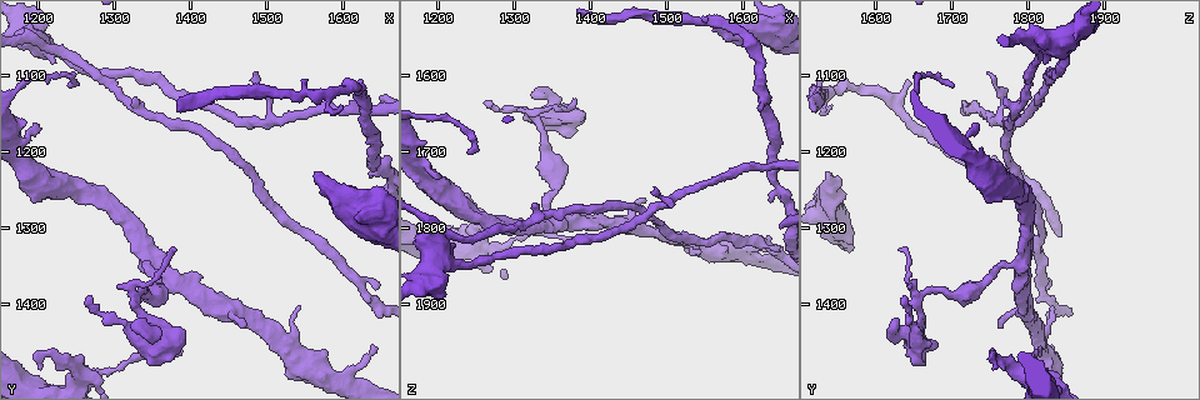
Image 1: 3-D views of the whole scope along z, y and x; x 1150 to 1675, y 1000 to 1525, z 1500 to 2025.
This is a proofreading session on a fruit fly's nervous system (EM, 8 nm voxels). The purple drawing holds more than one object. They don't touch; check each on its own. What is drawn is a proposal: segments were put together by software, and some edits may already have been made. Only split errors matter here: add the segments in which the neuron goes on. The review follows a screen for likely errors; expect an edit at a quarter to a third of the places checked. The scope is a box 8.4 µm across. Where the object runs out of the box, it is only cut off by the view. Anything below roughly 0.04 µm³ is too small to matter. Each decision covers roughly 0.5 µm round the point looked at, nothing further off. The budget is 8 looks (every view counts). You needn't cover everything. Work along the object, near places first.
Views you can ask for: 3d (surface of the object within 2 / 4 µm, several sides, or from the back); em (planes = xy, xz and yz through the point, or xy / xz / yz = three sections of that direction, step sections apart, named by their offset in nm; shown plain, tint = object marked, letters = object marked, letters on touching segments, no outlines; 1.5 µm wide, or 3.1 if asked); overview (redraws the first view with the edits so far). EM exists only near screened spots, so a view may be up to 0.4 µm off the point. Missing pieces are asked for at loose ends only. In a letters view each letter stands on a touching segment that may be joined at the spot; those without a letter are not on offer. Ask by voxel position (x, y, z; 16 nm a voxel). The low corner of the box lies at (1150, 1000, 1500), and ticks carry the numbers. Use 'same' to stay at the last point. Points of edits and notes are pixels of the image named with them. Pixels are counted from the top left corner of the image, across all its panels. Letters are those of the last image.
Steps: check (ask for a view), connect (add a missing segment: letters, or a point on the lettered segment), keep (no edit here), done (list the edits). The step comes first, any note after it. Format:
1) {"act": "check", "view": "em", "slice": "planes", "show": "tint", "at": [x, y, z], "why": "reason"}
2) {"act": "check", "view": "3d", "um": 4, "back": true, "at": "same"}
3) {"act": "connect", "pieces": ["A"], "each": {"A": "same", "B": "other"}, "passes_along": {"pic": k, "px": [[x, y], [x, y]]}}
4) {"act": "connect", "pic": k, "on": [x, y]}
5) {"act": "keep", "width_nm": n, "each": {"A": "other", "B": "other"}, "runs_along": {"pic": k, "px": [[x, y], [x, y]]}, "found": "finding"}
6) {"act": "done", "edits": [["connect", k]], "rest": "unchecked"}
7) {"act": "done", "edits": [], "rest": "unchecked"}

{"act": "check", "view": "em", "slice": "xz", "step": 8, "show": "letters", "at": [1625, 1110, 1640], "why": "branch stops here"}

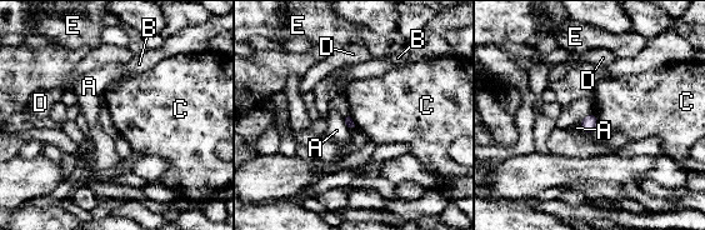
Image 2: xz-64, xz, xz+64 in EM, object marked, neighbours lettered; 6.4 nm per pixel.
{"act": "keep", "each": {"A": "other", "B": "other", "C": "other", "D": "other", "E": "other"}, "border": {"pic": 2, "px": [[593, 113], [600, 125]]}, "found": "none of them fits"}

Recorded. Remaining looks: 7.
{"act": "check", "view": "em", "slice": "planes", "show": "letters", "at": [1565, 1230, 1540], "why": "free end"}

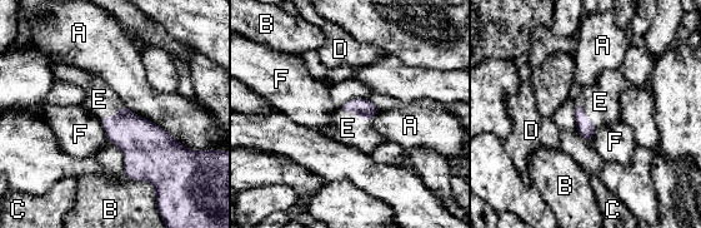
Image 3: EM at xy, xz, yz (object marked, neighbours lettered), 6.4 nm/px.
{"act": "connect", "pic": 3, "on": [600, 102], "longest_contact_nm": ["A", 500], "each": {"A": "other", "B": "other", "C": "other", "D": "other", "E": "same", "F": "other"}, "passes_along": {"pic": 3, "px": [[584, 127], [586, 114], [600, 102]]}, "found": "it goes on there"}

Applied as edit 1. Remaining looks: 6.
{"act": "done", "edits": [["connect", 3]], "rest": "unchecked"}

